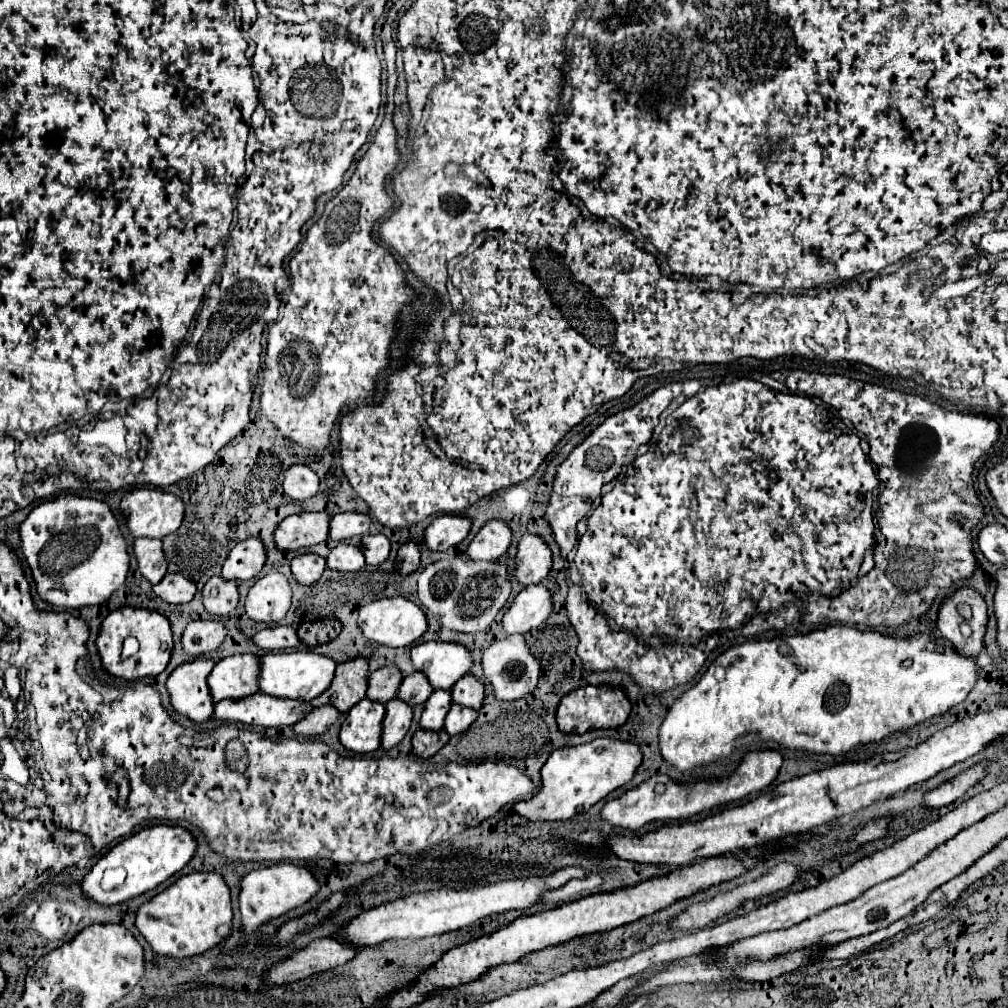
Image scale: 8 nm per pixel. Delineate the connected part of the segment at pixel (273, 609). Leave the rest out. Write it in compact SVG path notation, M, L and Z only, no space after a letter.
M267 573L261 577L247 595L247 617L261 623L275 623L285 617L291 605L291 587L281 573Z

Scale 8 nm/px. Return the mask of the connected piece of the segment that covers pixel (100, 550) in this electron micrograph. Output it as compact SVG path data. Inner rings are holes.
M61 495L45 501L27 515L19 535L21 553L31 569L39 599L57 609L77 611L101 605L125 583L127 543L111 509L97 499Z

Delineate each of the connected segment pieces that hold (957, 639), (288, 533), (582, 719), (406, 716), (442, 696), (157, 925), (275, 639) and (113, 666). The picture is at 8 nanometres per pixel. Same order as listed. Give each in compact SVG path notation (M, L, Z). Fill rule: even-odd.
M959 589L943 601L939 609L937 631L963 657L979 657L985 649L983 637L987 627L987 607L973 589ZM969 609L969 613L961 613Z
M297 513L277 525L273 541L279 551L297 551L301 547L311 547L327 539L327 525L329 515L325 513Z
M581 687L569 695L565 695L557 709L557 725L563 733L587 733L591 729L613 729L621 727L631 711L631 703L627 701L623 689L609 689L609 687Z
M391 699L385 705L385 719L383 719L383 733L381 733L381 749L389 751L393 747L397 747L401 743L401 739L405 737L409 725L411 725L411 717L413 717L413 709L403 703Z
M443 689L433 691L431 697L425 701L425 709L423 709L423 715L419 719L419 729L441 731L449 705L451 705L451 693L449 691L443 691Z
M191 873L179 877L171 887L143 903L137 911L135 927L147 939L157 955L193 957L215 947L229 937L231 931L231 897L229 887L217 873Z
M267 627L257 631L251 639L259 649L265 651L283 651L299 647L297 631L293 627Z
M123 607L109 613L103 619L95 645L101 657L101 667L109 675L133 681L133 679L143 679L143 677L157 677L159 673L163 673L173 649L173 635L171 635L169 621L161 613L135 609L135 607ZM127 637L135 637L139 641L139 651L131 655L129 659L121 659L121 647Z

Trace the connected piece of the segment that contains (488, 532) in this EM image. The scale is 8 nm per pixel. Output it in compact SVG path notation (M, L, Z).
M489 521L471 539L467 547L467 557L473 561L495 561L499 559L511 543L511 529L503 521Z

